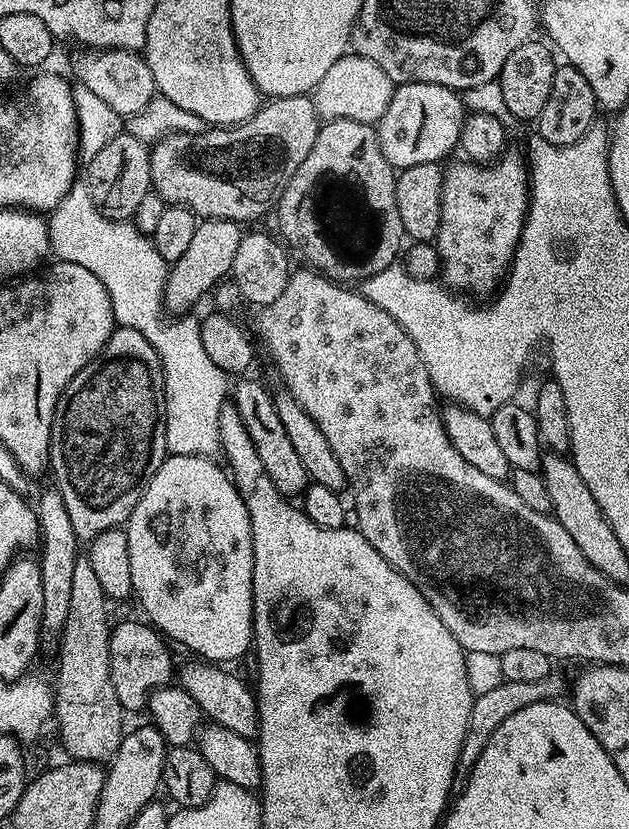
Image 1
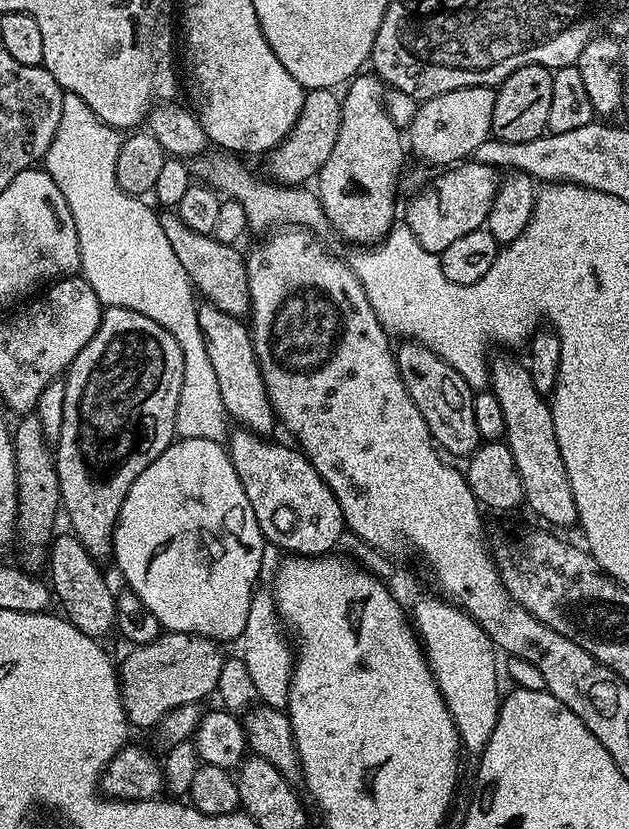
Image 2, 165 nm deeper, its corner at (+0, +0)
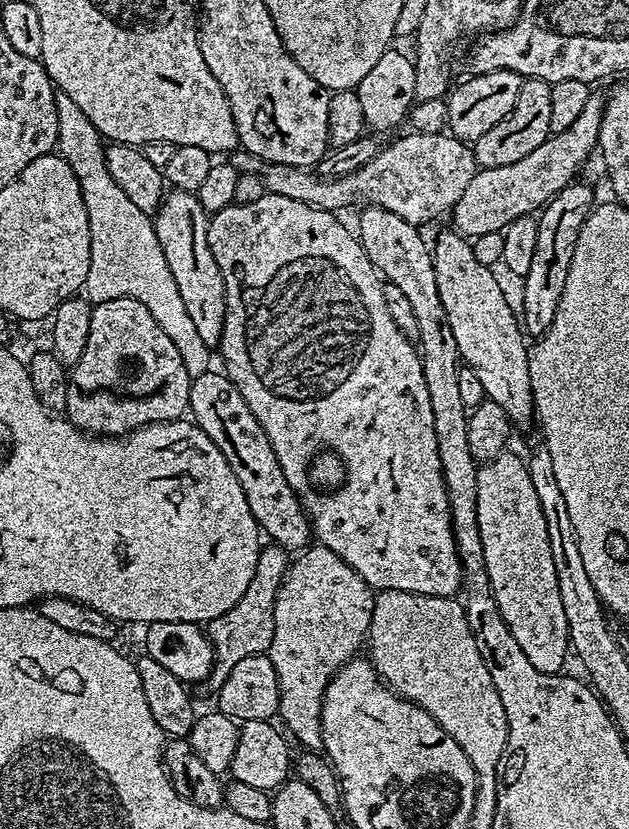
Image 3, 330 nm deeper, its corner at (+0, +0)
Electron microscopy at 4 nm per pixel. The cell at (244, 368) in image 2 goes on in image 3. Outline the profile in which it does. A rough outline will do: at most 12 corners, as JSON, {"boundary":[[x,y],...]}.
{"boundary":[[169,191],[158,246],[202,342],[219,345],[226,286],[195,192]]}

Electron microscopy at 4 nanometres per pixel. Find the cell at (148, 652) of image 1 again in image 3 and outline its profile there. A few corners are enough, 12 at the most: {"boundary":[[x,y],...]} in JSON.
{"boundary":[[279,544],[261,547],[246,594],[208,621],[225,669],[274,642],[274,602],[290,567]]}

